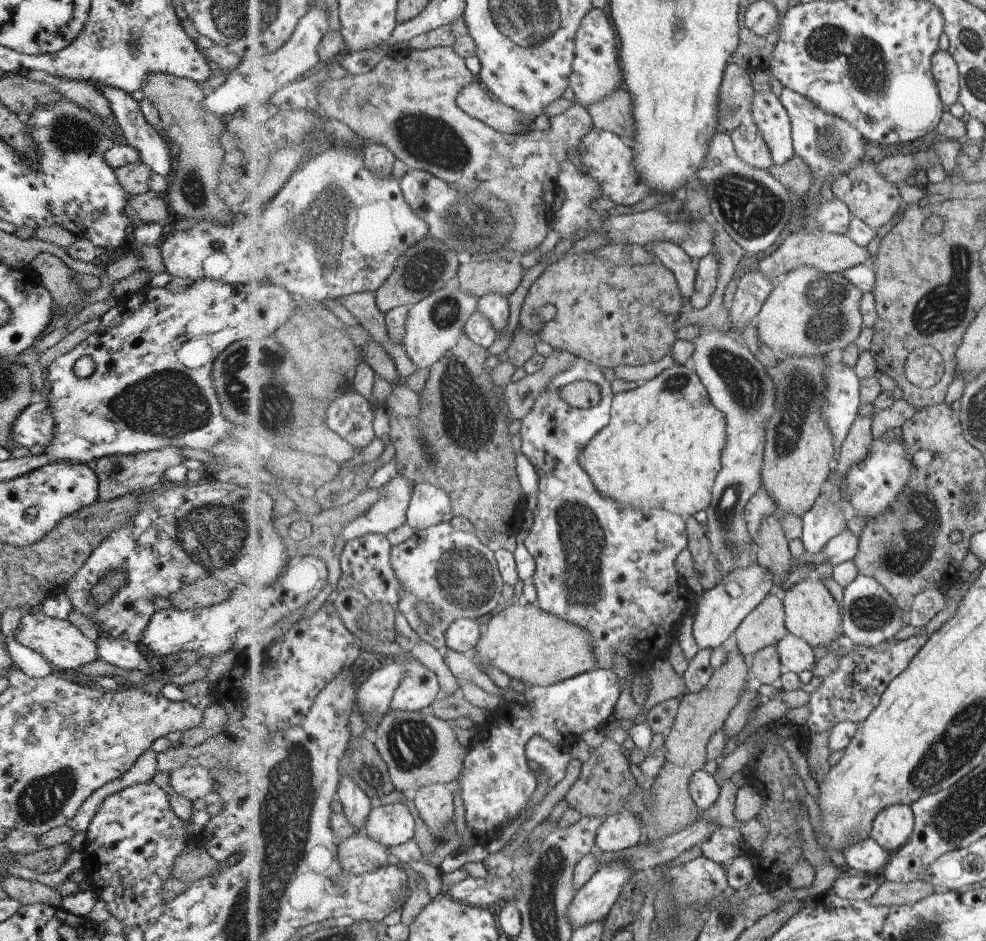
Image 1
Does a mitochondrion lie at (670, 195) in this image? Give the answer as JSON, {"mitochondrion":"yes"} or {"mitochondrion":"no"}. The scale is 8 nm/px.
{"mitochondrion":"no"}

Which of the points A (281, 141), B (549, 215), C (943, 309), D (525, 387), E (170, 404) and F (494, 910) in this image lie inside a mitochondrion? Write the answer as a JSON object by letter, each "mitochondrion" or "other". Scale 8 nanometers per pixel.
{"A":"other","B":"other","C":"mitochondrion","D":"other","E":"mitochondrion","F":"other"}

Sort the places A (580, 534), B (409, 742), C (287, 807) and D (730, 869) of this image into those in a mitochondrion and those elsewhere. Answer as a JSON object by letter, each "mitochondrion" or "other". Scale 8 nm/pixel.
{"A":"mitochondrion","B":"mitochondrion","C":"mitochondrion","D":"other"}

